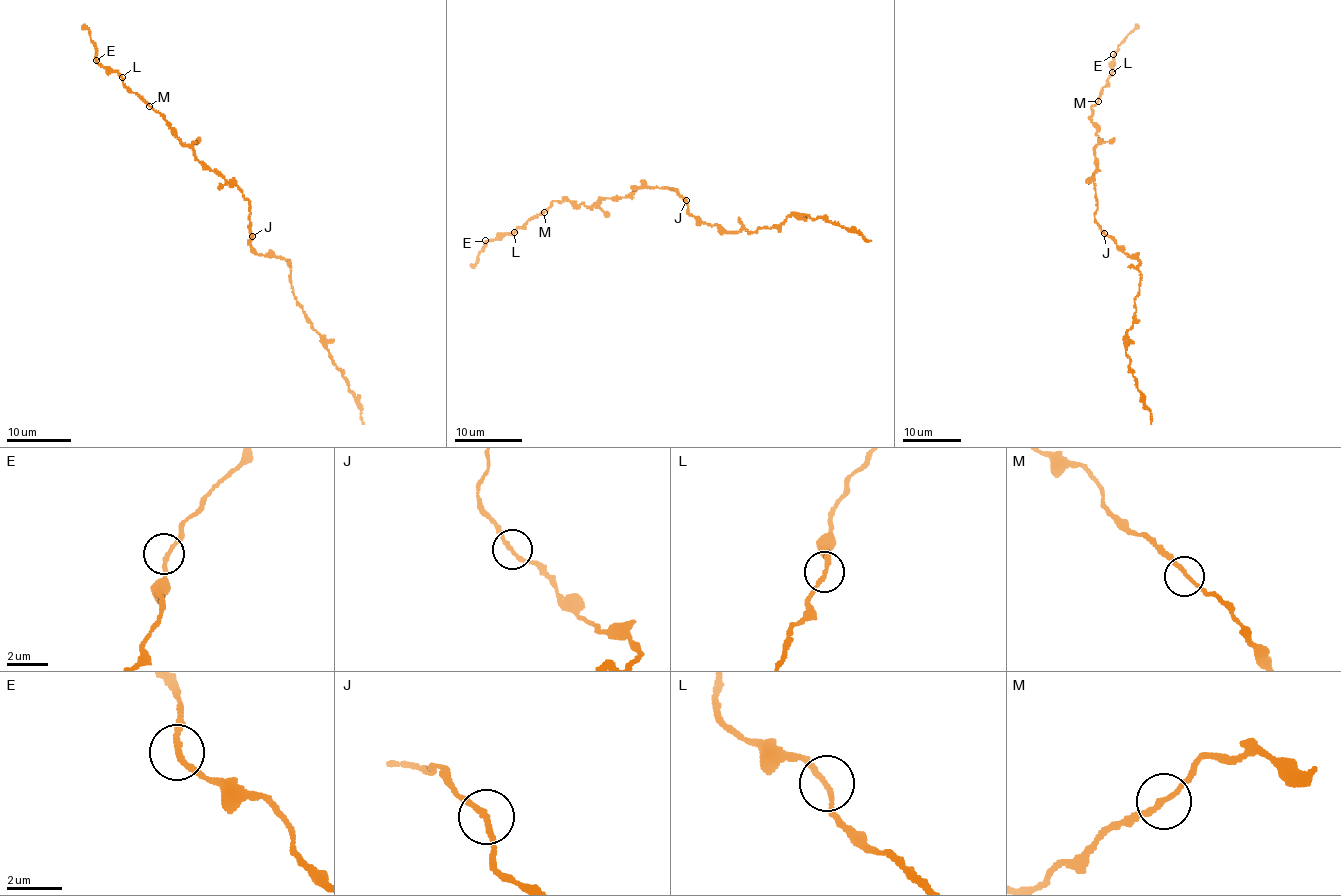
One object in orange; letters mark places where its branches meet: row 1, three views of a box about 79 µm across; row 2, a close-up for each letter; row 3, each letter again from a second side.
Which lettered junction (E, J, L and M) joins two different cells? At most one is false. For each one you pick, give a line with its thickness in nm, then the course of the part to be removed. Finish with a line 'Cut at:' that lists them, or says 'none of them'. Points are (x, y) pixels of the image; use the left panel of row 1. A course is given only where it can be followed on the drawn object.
Cut at: none of them

